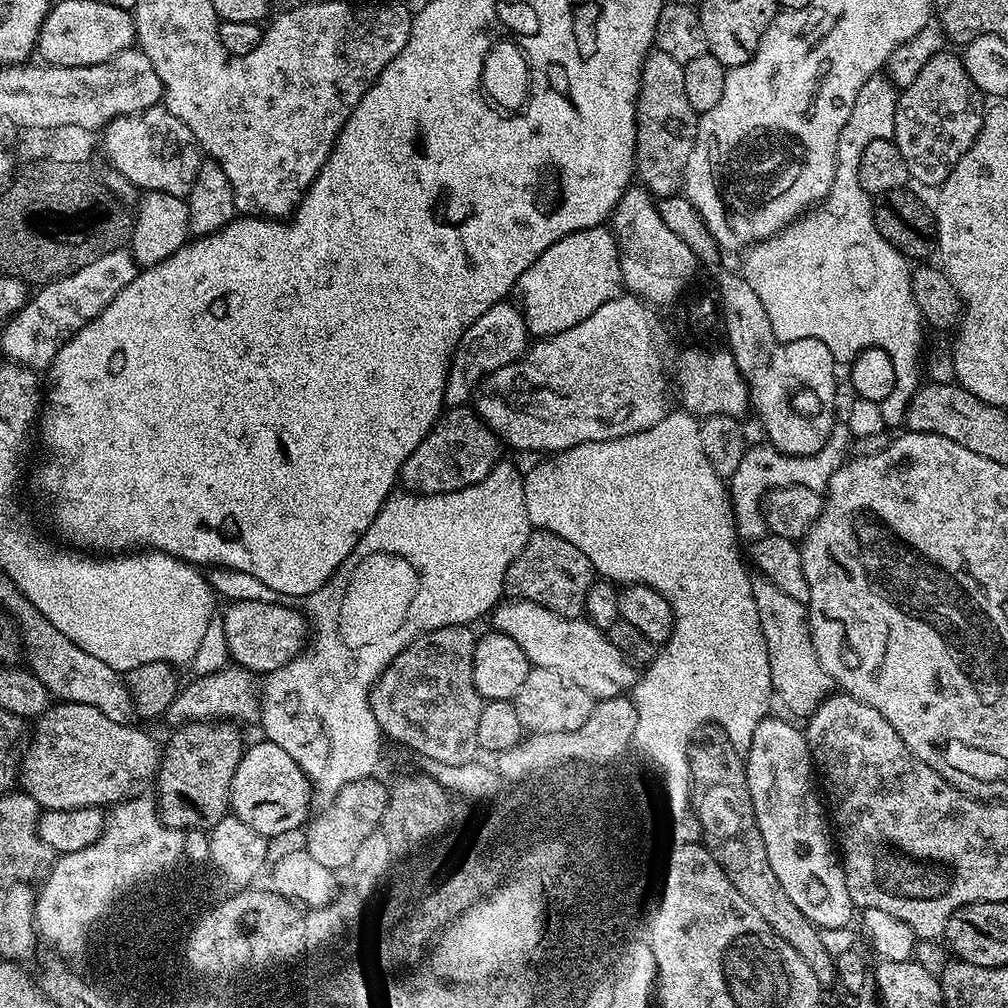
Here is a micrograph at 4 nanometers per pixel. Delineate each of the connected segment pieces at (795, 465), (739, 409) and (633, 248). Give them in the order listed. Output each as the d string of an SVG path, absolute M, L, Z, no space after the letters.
M837 423L832 430L831 441L825 444L824 449L815 456L787 456L779 452L772 444L761 442L753 443L742 454L742 462L738 462L738 470L730 478L730 499L732 512L736 515L736 531L748 542L755 542L765 535L764 510L762 501L768 493L777 486L785 484L801 484L810 490L820 492L827 489L828 480L836 473L836 469L845 463L848 452L848 440L853 439L853 434L847 423Z
M688 348L680 356L680 361L674 364L674 384L680 387L680 400L683 411L692 413L697 418L706 416L735 416L743 417L744 411L749 411L750 397L748 394L748 383L744 381L742 374L731 352L707 352L704 348Z
M643 186L629 187L616 203L610 217L610 231L620 249L620 279L633 296L652 306L672 304L696 276L698 261L690 246L662 222L657 201Z

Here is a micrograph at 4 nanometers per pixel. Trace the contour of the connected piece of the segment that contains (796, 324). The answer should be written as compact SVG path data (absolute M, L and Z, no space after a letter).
M877 74L862 82L862 90L858 90L858 98L854 98L850 118L846 118L846 126L842 126L842 134L838 134L836 173L828 197L807 214L793 220L770 238L759 240L743 253L743 278L750 282L754 294L758 294L758 302L762 302L762 307L770 318L770 326L780 340L818 338L818 342L826 342L826 346L831 346L832 316L836 312L884 308L890 312L902 312L902 316L917 316L920 313L918 302L914 302L912 288L848 288L848 276L864 276L864 272L848 272L848 252L852 252L852 212L856 212L856 208L872 208L868 193L862 190L858 182L858 162L862 158L862 150L866 150L870 142L893 139L897 97L898 89L887 75Z

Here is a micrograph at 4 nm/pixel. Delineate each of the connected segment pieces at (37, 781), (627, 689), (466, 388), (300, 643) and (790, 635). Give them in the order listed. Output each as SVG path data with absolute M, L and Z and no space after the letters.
M60 702L49 708L47 712L43 712L41 716L35 717L34 724L36 724L36 756L30 757L29 760L27 757L27 766L21 767L18 784L27 796L34 798L34 802L40 804L41 809L53 812L54 810L74 810L75 808L104 808L119 804L120 801L129 799L137 791L135 788L139 784L144 784L147 780L149 783L155 777L156 770L160 766L162 748L159 743L156 745L142 729L132 728L131 723L123 724L122 722L114 722L114 718L106 718L106 714L102 714L102 710L94 710L94 706Z
M509 599L496 605L491 620L495 631L514 638L529 665L566 674L566 678L578 682L578 686L597 701L631 693L636 687L637 665L623 656L607 635L587 618L559 616L534 602Z
M508 303L490 306L490 310L486 310L486 314L482 314L482 318L478 318L478 322L474 322L466 334L462 334L452 355L444 387L444 403L449 409L467 405L481 382L502 370L502 366L510 366L510 362L520 359L528 351L530 333L524 313L515 303Z
M234 600L227 605L228 609L224 612L224 644L239 667L253 674L267 674L286 666L305 651L306 641L310 636L309 621L306 616L304 620L302 613L295 612L284 604L287 603L272 600Z
M767 578L752 582L758 618L762 634L766 638L766 650L770 658L770 678L777 701L781 700L796 716L807 718L833 691L830 674L818 662L818 654L812 645L812 630L808 627L808 610L805 604L782 594Z

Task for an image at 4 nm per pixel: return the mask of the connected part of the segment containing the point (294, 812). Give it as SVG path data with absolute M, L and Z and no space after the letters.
M265 739L259 743L249 743L245 747L244 757L238 762L238 770L234 770L234 778L230 782L228 803L231 815L236 816L250 830L267 838L280 838L287 832L299 829L309 819L308 803L314 800L314 793L308 777L280 746L274 746Z

